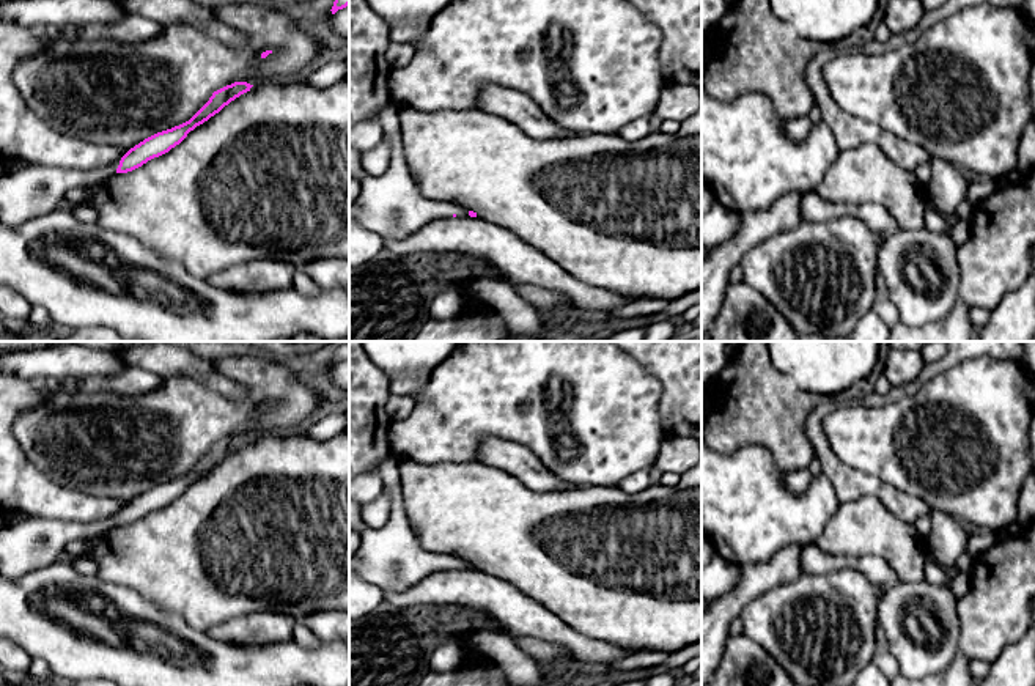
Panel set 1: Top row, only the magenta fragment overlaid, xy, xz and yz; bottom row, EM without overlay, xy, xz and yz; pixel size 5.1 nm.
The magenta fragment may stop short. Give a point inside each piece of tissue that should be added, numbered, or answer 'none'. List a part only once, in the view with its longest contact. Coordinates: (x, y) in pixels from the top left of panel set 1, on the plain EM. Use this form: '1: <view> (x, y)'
1: xy (25, 543)

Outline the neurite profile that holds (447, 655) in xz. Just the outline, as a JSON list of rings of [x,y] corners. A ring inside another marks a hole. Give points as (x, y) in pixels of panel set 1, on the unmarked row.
[[[440,640],[429,658],[429,672],[448,672],[464,659],[464,647],[458,640]]]

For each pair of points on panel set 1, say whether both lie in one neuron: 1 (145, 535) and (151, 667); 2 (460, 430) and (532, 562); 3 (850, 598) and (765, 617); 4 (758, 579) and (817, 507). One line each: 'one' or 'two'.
1: two
2: two
3: one
4: two

